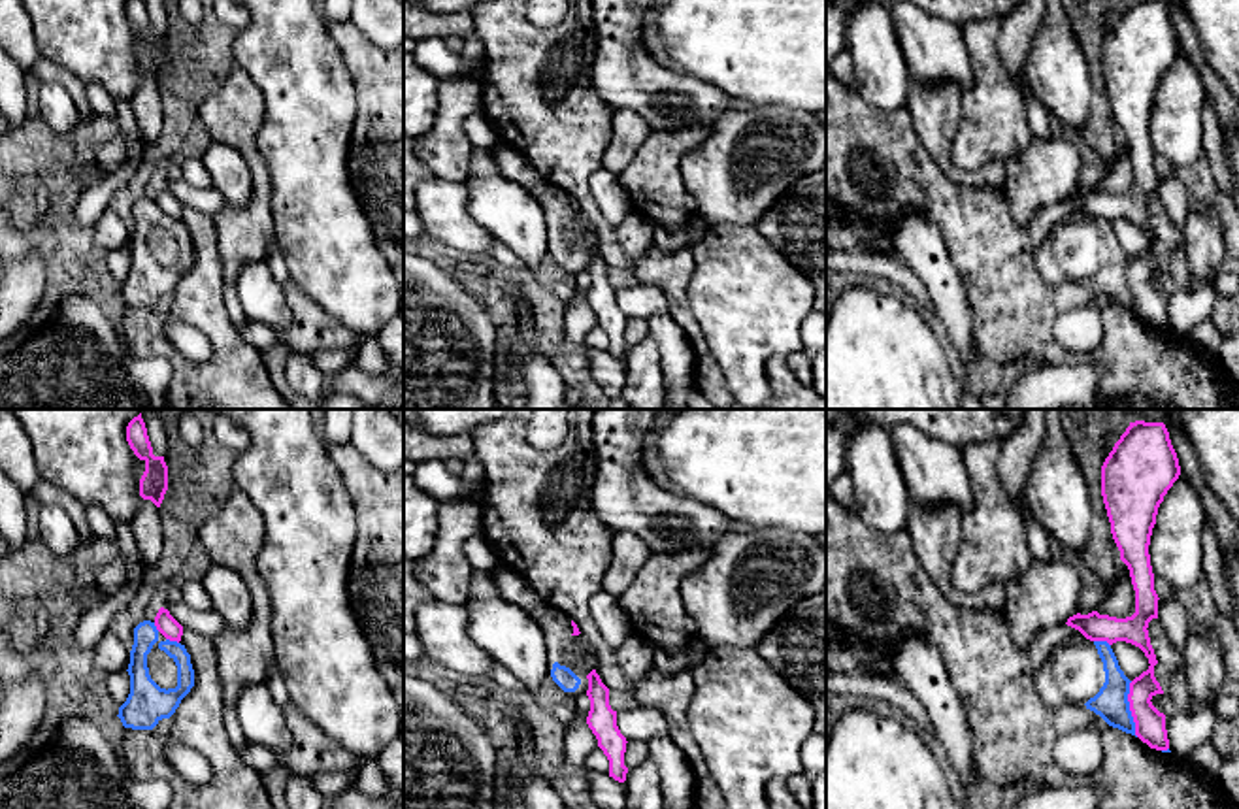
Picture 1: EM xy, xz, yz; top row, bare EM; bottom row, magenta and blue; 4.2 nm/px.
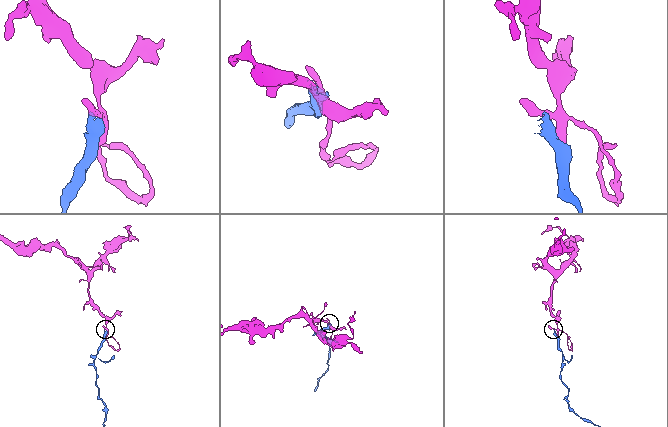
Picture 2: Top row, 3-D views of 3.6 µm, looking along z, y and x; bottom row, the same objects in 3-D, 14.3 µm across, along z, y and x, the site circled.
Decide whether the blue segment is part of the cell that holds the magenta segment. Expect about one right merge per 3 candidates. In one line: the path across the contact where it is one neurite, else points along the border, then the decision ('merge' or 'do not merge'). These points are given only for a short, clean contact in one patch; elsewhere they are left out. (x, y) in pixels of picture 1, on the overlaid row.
do not merge

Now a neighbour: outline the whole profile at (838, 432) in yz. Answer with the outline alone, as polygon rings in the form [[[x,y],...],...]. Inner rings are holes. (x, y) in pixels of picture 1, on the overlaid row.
[[[841,409],[835,421],[826,422],[826,494],[834,481],[845,473],[845,454],[851,434],[866,421]]]

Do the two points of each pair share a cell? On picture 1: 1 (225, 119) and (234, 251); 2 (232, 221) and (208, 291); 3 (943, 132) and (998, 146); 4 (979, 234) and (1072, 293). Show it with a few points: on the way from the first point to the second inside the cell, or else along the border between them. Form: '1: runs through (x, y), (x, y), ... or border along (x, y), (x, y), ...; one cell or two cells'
1: runs through (249, 151), (261, 174), (261, 204), (255, 219); one cell
2: border along (212, 219), (217, 231), (223, 285); two cells
3: border along (964, 93), (951, 159), (974, 172); two cells
4: runs through (1002, 257), (1038, 293), (1049, 293); one cell

